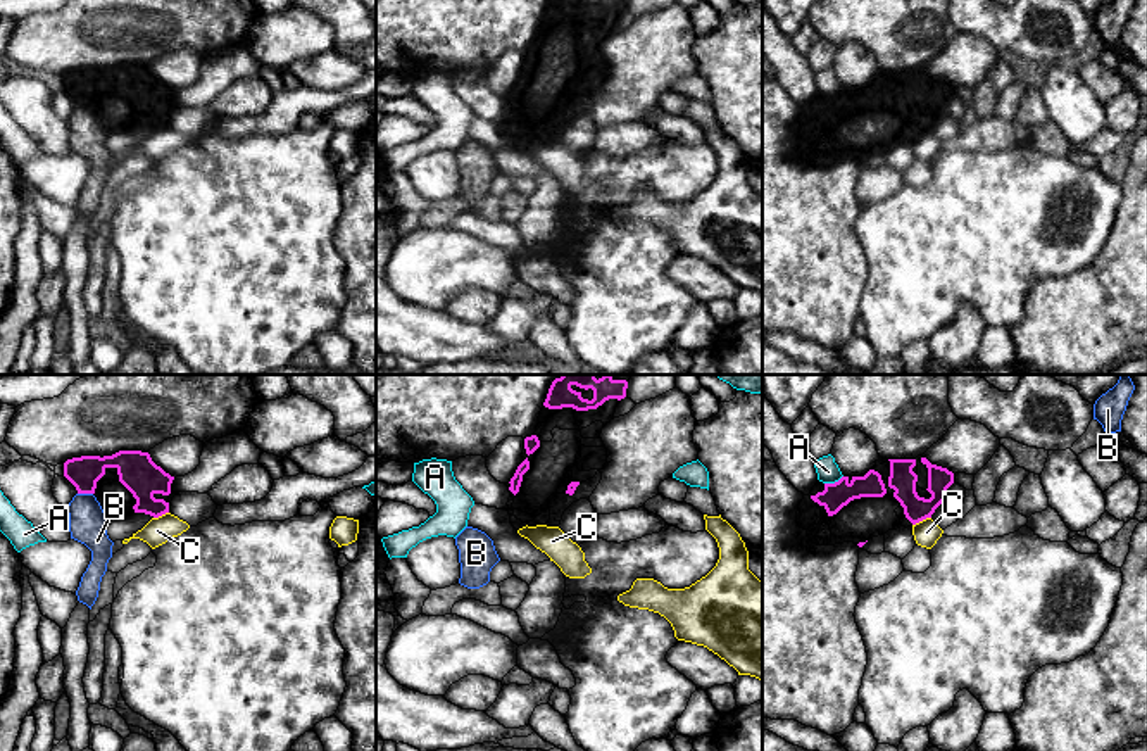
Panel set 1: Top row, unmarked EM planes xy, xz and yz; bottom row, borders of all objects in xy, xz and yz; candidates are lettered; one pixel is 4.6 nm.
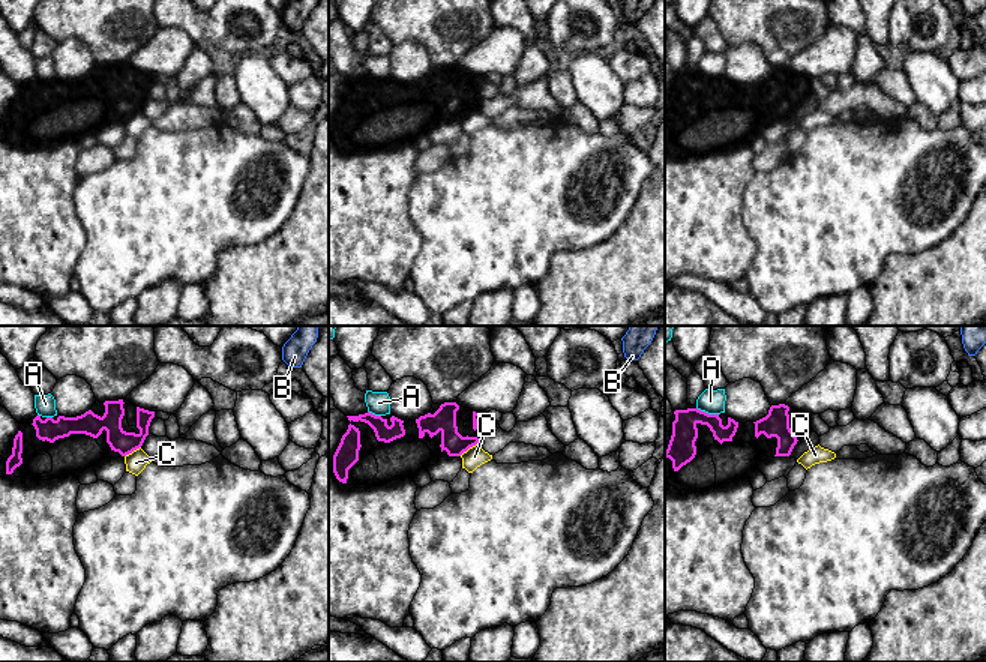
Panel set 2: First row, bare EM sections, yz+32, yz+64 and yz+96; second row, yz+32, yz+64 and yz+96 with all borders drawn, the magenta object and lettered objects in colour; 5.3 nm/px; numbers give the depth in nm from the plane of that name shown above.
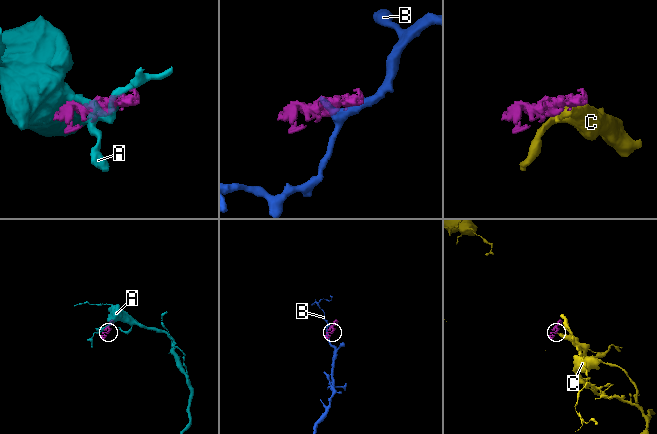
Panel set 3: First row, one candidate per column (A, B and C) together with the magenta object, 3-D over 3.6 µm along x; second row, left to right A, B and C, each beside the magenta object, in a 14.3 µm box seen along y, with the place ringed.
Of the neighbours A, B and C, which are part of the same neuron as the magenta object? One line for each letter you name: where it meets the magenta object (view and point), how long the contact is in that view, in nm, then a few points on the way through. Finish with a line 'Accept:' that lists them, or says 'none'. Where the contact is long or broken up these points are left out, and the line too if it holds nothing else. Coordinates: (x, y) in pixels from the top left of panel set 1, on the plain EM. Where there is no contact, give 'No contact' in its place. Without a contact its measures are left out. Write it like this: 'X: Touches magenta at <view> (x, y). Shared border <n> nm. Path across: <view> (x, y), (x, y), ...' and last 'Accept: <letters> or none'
Accept: none

